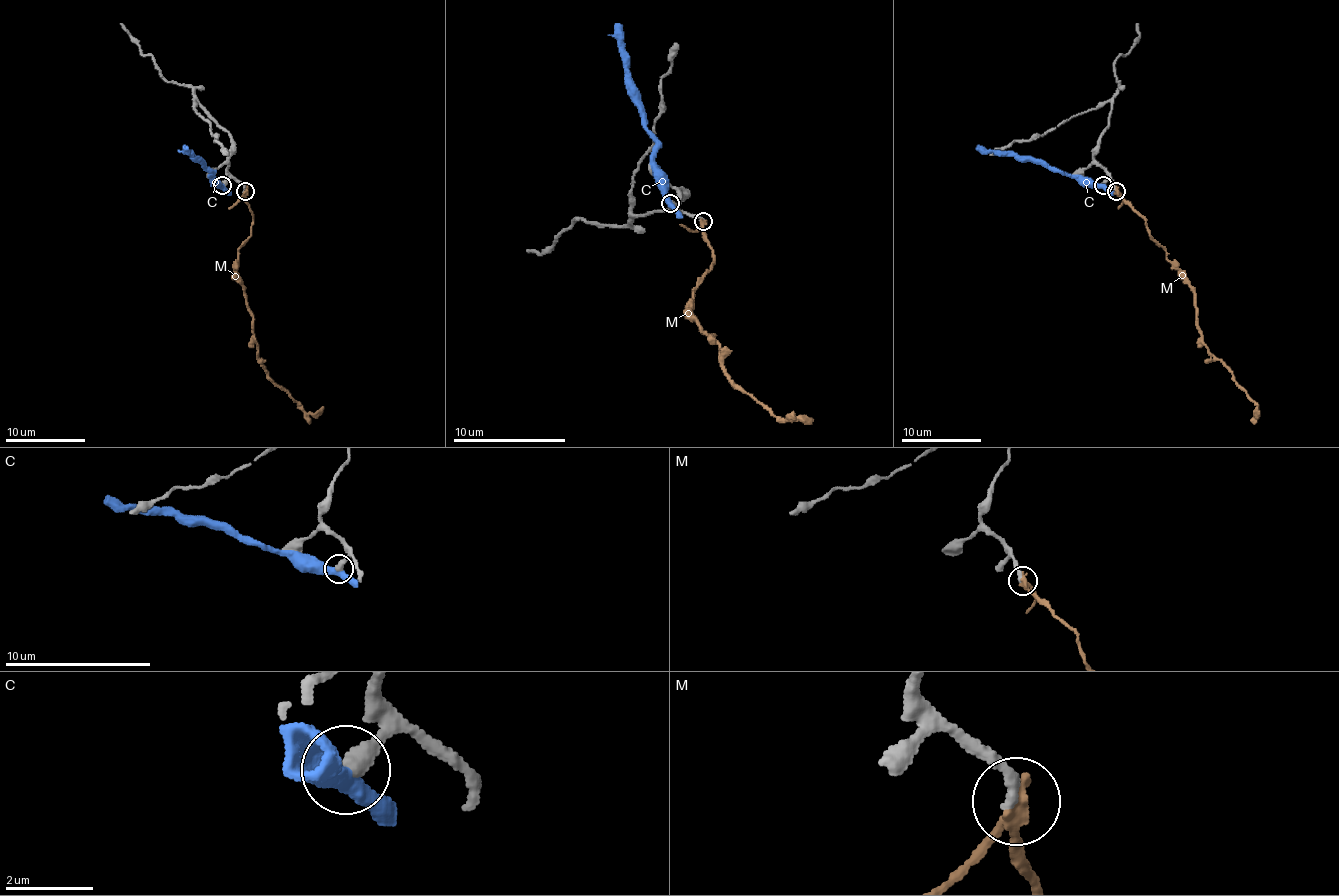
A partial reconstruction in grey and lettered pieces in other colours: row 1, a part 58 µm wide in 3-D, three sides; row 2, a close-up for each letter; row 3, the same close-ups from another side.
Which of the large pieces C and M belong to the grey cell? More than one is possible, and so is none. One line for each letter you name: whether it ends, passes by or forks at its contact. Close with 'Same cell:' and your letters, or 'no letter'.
M: It passes by
Same cell: M

